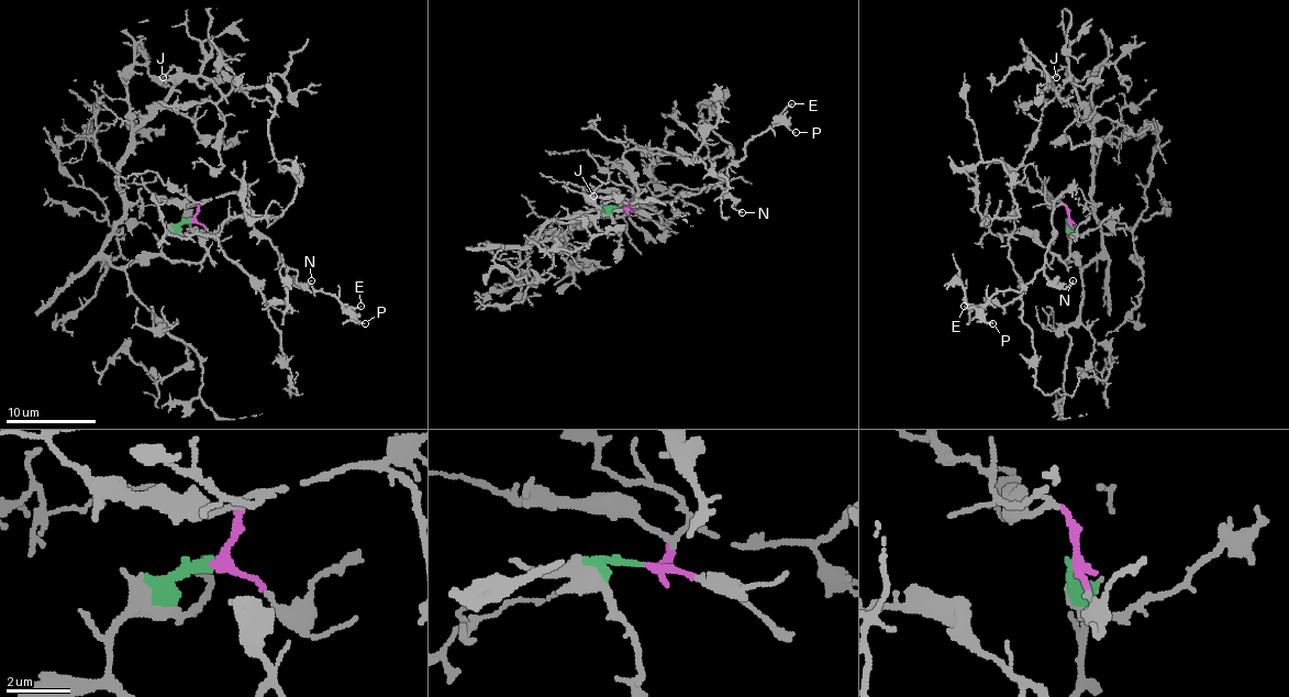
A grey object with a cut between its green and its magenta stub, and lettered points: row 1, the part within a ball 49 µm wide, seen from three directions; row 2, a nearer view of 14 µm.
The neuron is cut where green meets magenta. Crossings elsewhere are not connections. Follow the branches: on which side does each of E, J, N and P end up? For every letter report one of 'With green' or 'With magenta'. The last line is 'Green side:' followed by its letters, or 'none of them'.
E: With magenta
J: With green
N: With magenta
P: With magenta
Green side: J

